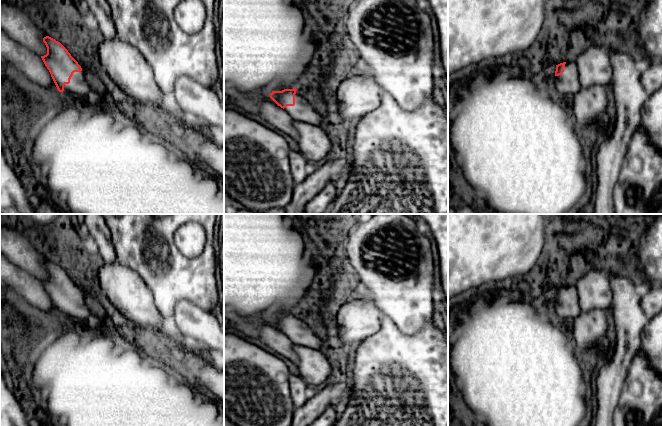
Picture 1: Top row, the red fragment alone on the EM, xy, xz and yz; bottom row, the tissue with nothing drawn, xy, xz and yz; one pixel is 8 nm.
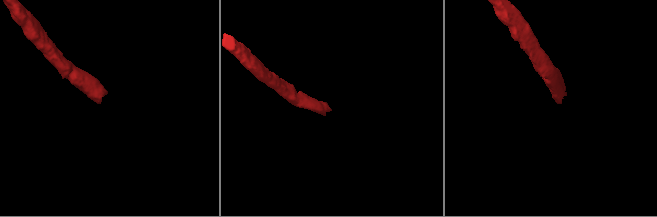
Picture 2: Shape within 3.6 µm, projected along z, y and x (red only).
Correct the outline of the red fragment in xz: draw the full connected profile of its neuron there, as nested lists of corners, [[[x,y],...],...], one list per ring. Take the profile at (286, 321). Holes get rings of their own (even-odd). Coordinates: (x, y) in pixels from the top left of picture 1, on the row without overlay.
[[[299,313],[272,315],[270,322],[283,332],[293,344],[329,353],[323,347],[323,340],[310,329]]]

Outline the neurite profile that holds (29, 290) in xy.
[[[0,252],[0,281],[4,282],[11,290],[12,294],[24,306],[38,312],[40,315],[55,318],[58,313],[51,301],[51,298],[45,290],[40,279],[30,273],[15,266]]]

